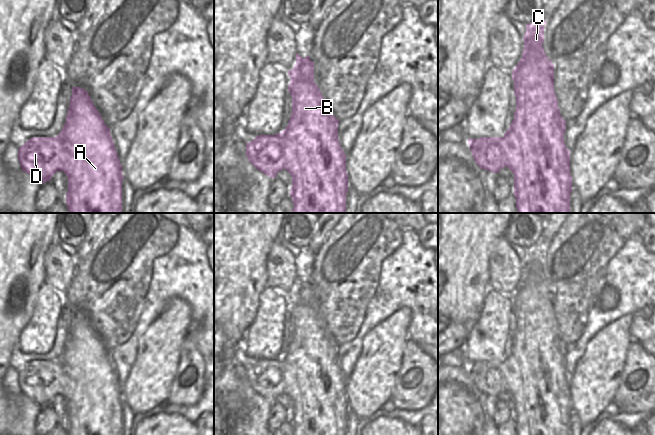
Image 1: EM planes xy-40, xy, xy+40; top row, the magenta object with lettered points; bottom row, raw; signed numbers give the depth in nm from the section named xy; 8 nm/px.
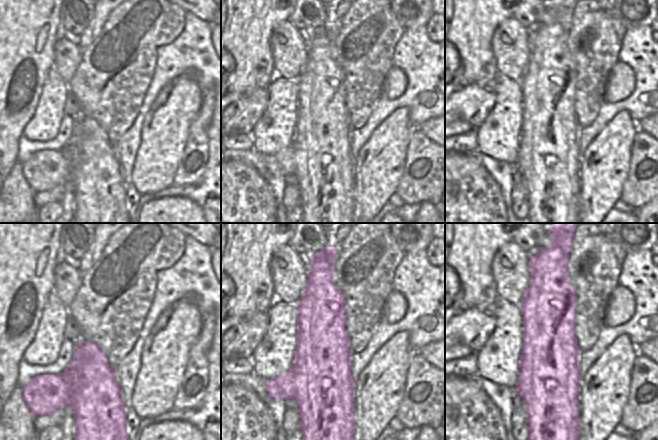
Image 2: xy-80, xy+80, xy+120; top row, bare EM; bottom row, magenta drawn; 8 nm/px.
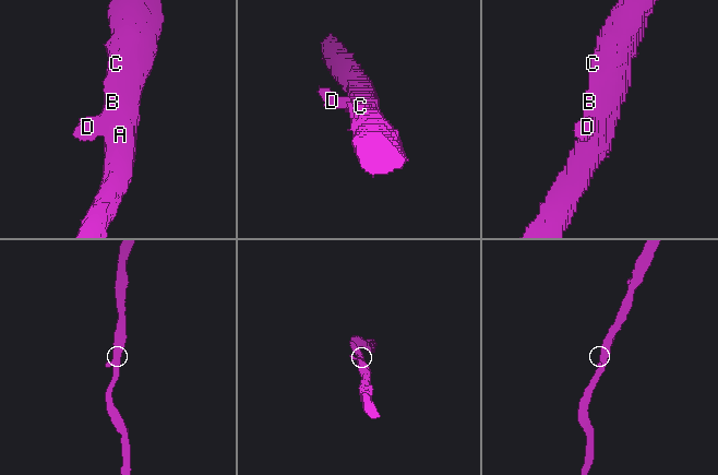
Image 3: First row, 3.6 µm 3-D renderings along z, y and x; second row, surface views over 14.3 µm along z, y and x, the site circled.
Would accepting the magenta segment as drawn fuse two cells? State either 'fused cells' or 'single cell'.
fused cells

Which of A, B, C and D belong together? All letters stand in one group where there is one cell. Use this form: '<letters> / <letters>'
A B C / D

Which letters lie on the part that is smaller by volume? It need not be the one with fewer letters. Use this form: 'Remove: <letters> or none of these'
Remove: D

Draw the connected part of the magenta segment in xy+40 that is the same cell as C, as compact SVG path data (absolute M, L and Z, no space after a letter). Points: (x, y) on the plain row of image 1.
M546 245L526 249L522 282L512 295L516 334L510 352L505 356L502 368L508 380L509 393L514 398L514 420L518 435L570 435L572 400L570 398L570 375L564 366L566 345L558 332L554 316L554 288L546 280L542 270Z

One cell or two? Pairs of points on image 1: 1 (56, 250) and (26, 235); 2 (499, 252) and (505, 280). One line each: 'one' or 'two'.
1: two
2: one

